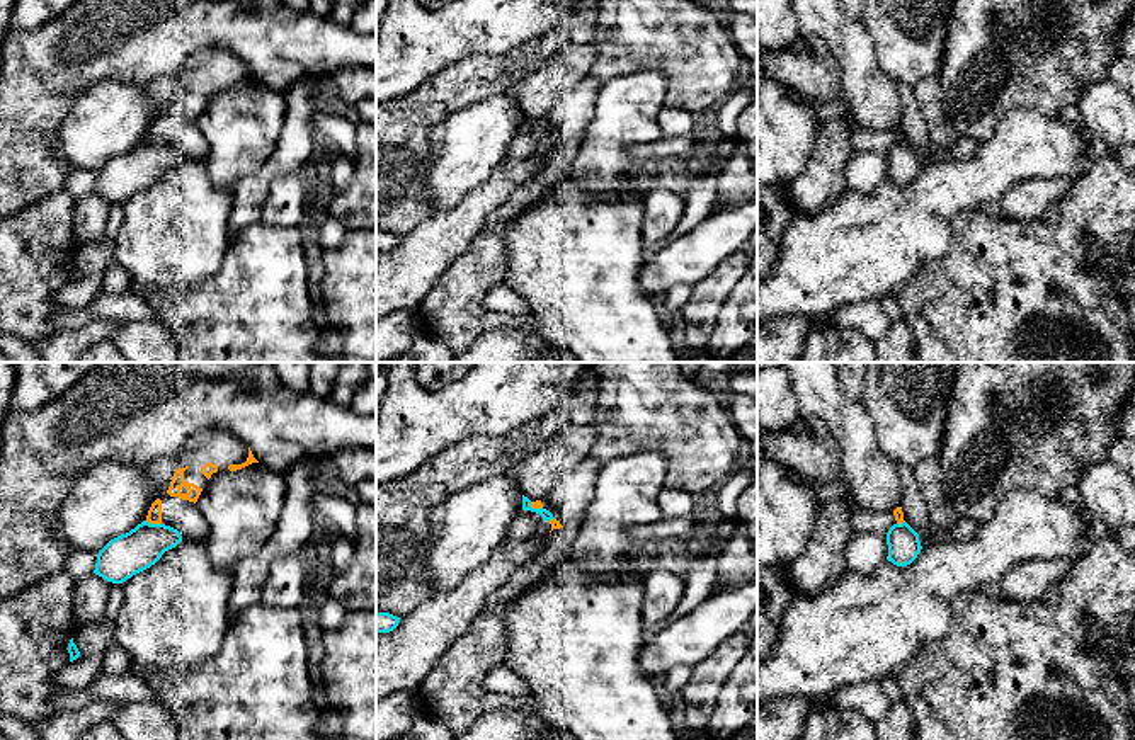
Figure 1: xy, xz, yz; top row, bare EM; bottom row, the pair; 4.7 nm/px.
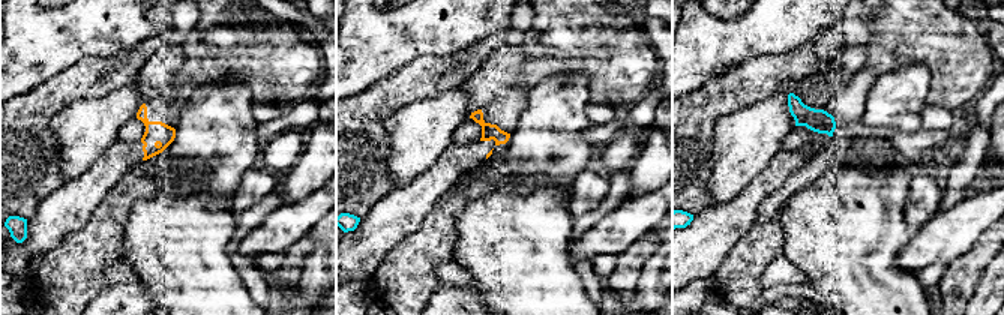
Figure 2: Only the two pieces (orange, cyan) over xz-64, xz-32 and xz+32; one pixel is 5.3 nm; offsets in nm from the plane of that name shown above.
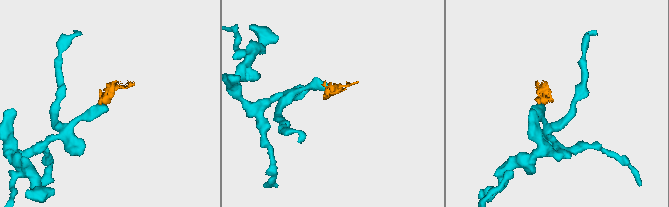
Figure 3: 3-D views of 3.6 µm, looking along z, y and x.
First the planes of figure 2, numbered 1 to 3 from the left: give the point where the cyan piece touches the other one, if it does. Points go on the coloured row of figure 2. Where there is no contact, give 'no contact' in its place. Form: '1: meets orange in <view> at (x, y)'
1: no contact
2: no contact
3: no contact

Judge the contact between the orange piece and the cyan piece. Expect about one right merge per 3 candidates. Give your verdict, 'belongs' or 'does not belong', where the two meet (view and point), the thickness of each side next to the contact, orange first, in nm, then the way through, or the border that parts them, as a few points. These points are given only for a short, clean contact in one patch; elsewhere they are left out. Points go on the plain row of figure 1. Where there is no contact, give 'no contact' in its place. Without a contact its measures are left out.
does not belong | xy (153, 142) | 70/200 nm | along xy (145, 140), (160, 143)

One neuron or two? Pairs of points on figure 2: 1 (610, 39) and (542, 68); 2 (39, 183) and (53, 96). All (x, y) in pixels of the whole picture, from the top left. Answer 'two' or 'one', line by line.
1: one
2: one

